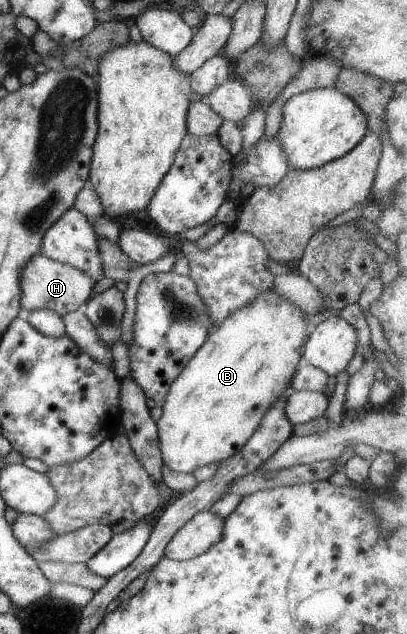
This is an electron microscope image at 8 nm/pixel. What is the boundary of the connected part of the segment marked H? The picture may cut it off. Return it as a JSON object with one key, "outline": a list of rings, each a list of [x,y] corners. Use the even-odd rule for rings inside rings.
{"outline":[[[37,252],[27,259],[20,270],[20,313],[23,316],[31,310],[43,309],[50,310],[62,317],[68,312],[83,307],[83,304],[89,299],[89,293],[94,284],[95,281],[80,270],[44,257]]]}

